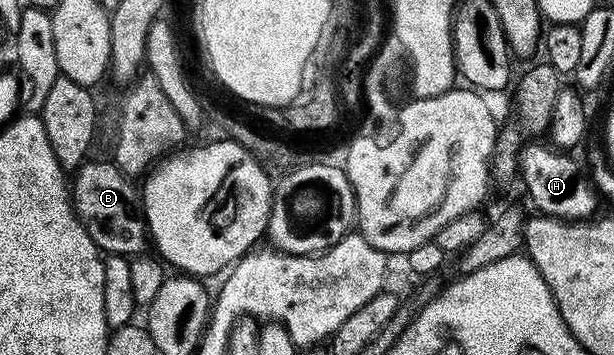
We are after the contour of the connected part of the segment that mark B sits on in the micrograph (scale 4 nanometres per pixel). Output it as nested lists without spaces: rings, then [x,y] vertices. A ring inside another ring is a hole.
[[[87,160],[73,171],[72,201],[74,213],[82,221],[82,227],[92,236],[103,255],[120,254],[138,256],[148,246],[146,212],[142,206],[142,191],[131,175],[125,174],[113,161]]]

